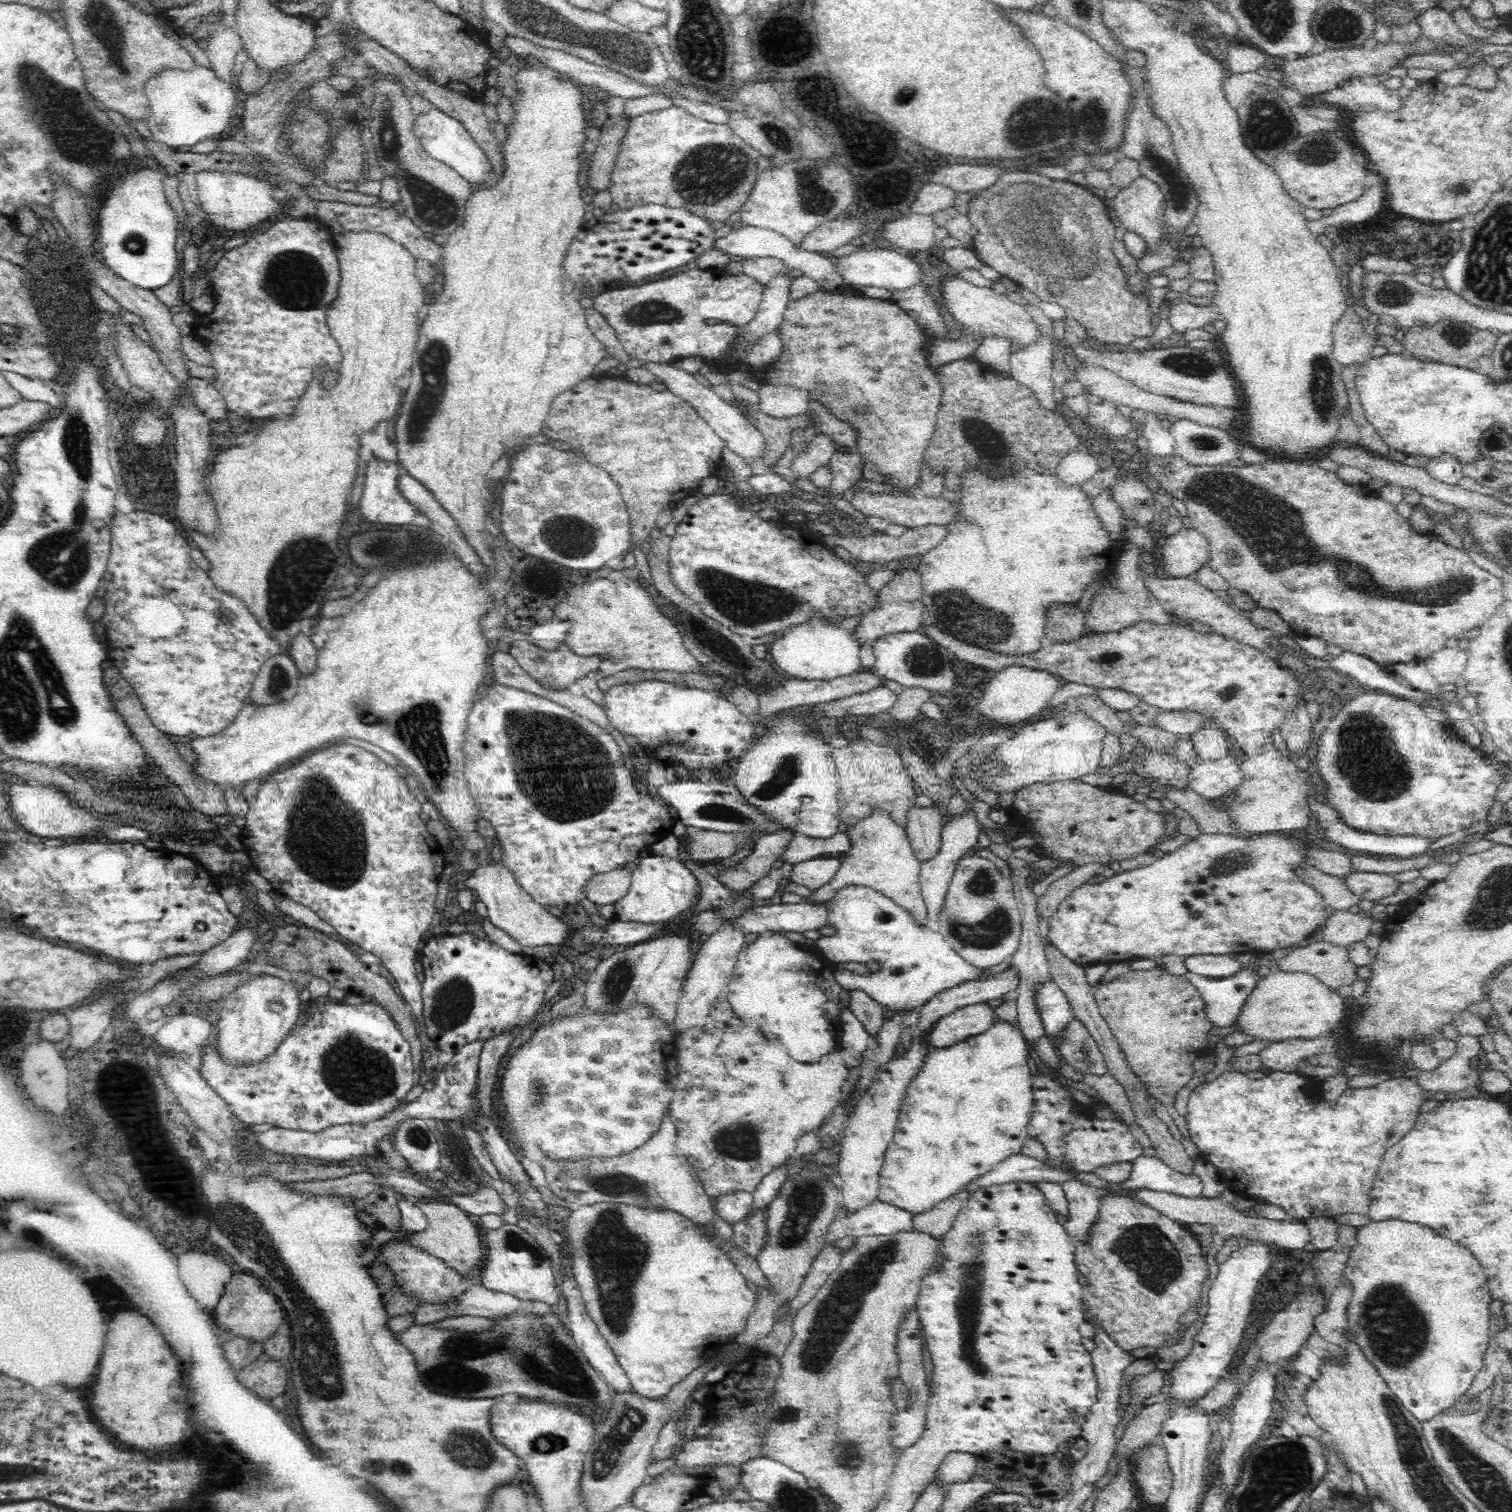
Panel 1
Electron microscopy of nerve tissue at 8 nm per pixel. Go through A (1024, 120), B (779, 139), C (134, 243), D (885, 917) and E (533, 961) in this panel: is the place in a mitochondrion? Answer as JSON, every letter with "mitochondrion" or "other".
{"A":"mitochondrion","B":"mitochondrion","C":"mitochondrion","D":"other","E":"other"}

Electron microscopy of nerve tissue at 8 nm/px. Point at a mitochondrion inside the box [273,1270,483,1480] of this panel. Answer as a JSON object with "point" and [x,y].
{"point":[441,1384]}

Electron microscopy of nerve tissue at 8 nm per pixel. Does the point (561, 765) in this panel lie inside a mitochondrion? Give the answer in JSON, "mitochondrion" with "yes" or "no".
{"mitochondrion":"yes"}

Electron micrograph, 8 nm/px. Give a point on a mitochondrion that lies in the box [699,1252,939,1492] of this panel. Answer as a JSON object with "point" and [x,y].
{"point":[848,1455]}

